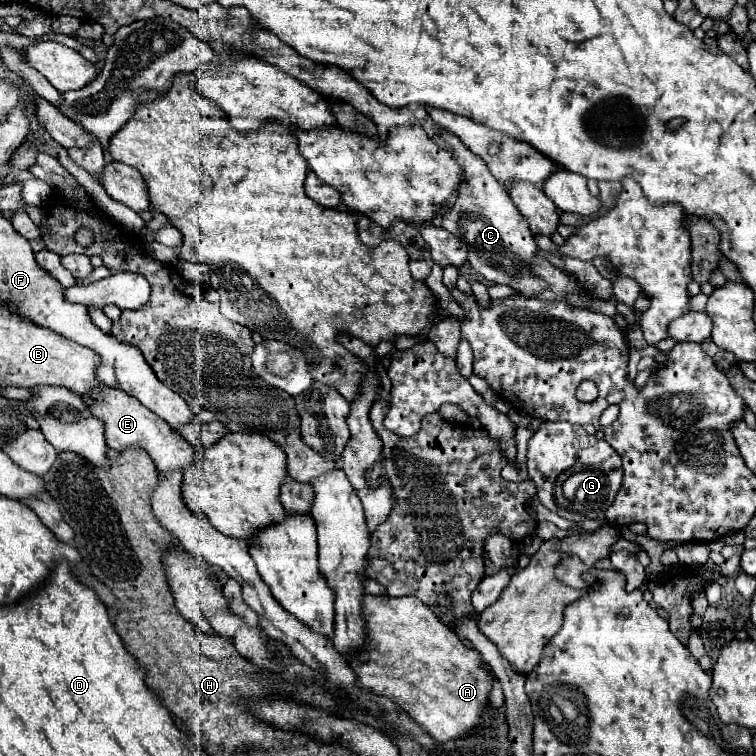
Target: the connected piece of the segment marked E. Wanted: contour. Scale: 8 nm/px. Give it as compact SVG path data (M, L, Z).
M104 388L104 404L88 404L88 406L96 412L96 416L100 416L100 420L104 420L106 440L112 450L116 452L124 452L126 448L144 450L148 452L160 474L184 472L186 468L198 462L194 446L182 436L176 436L176 432L172 432L168 424L164 424L164 420L160 420L148 408L140 406L138 400L132 400L132 396L124 396L124 392L116 392L116 388Z

